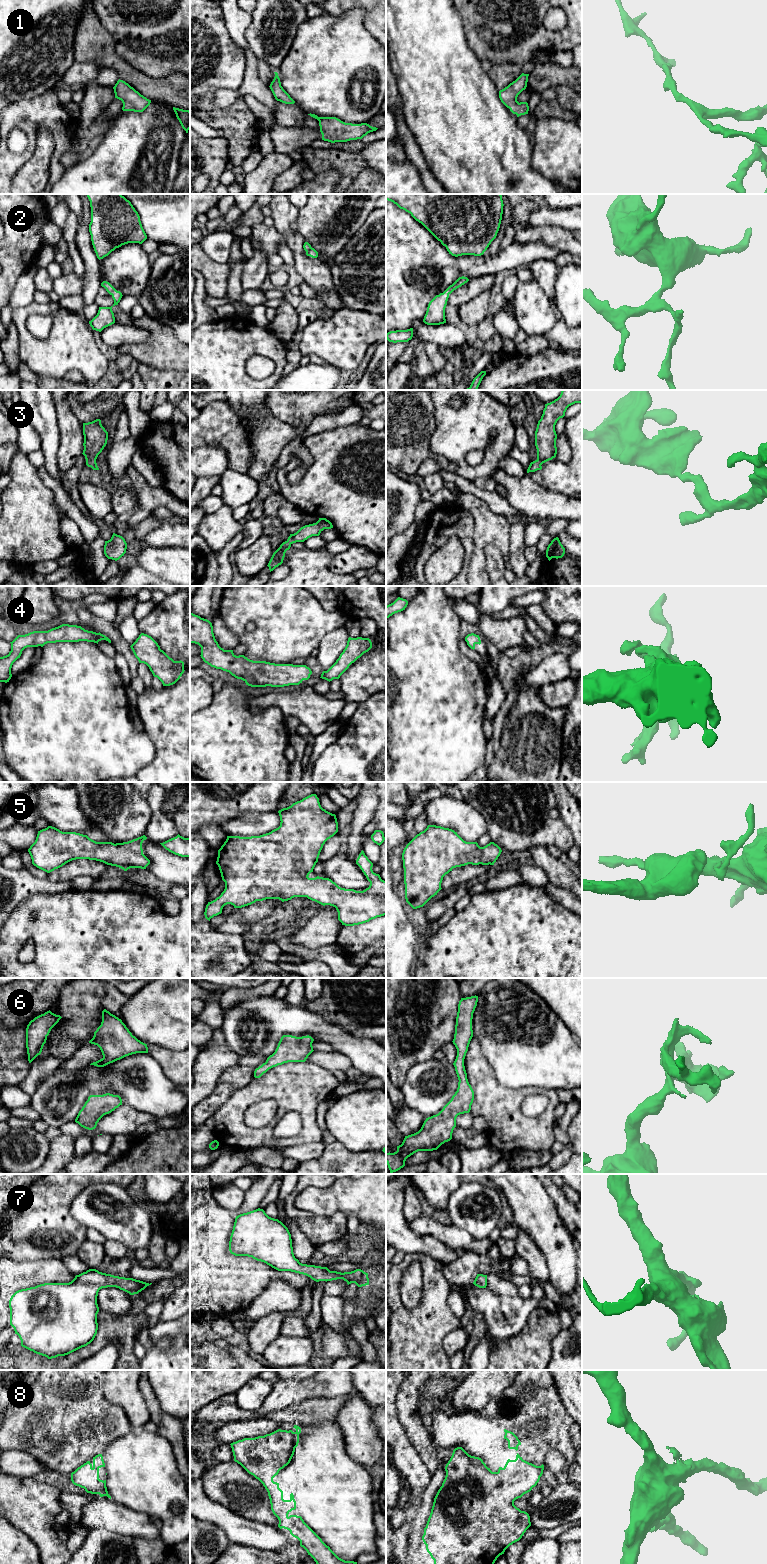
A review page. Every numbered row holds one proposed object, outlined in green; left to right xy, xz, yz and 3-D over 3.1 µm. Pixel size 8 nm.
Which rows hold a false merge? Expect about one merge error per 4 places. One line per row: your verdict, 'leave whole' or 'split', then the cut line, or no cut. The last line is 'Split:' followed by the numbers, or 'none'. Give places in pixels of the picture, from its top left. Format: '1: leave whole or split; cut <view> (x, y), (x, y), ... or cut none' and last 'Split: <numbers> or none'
1: leave whole; cut none
2: leave whole; cut none
3: leave whole; cut none
4: leave whole; cut none
5: leave whole; cut none
6: leave whole; cut none
7: leave whole; cut none
8: leave whole; cut none
Split: none

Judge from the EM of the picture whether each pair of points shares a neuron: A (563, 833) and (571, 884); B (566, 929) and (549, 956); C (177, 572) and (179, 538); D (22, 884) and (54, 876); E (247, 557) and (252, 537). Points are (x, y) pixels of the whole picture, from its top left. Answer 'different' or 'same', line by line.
A: different
B: same
C: different
D: different
E: different

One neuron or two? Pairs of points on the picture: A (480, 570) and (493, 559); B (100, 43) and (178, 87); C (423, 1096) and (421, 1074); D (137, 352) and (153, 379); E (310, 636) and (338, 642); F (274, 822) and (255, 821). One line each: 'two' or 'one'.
A: two
B: one
C: one
D: two
E: two
F: one

